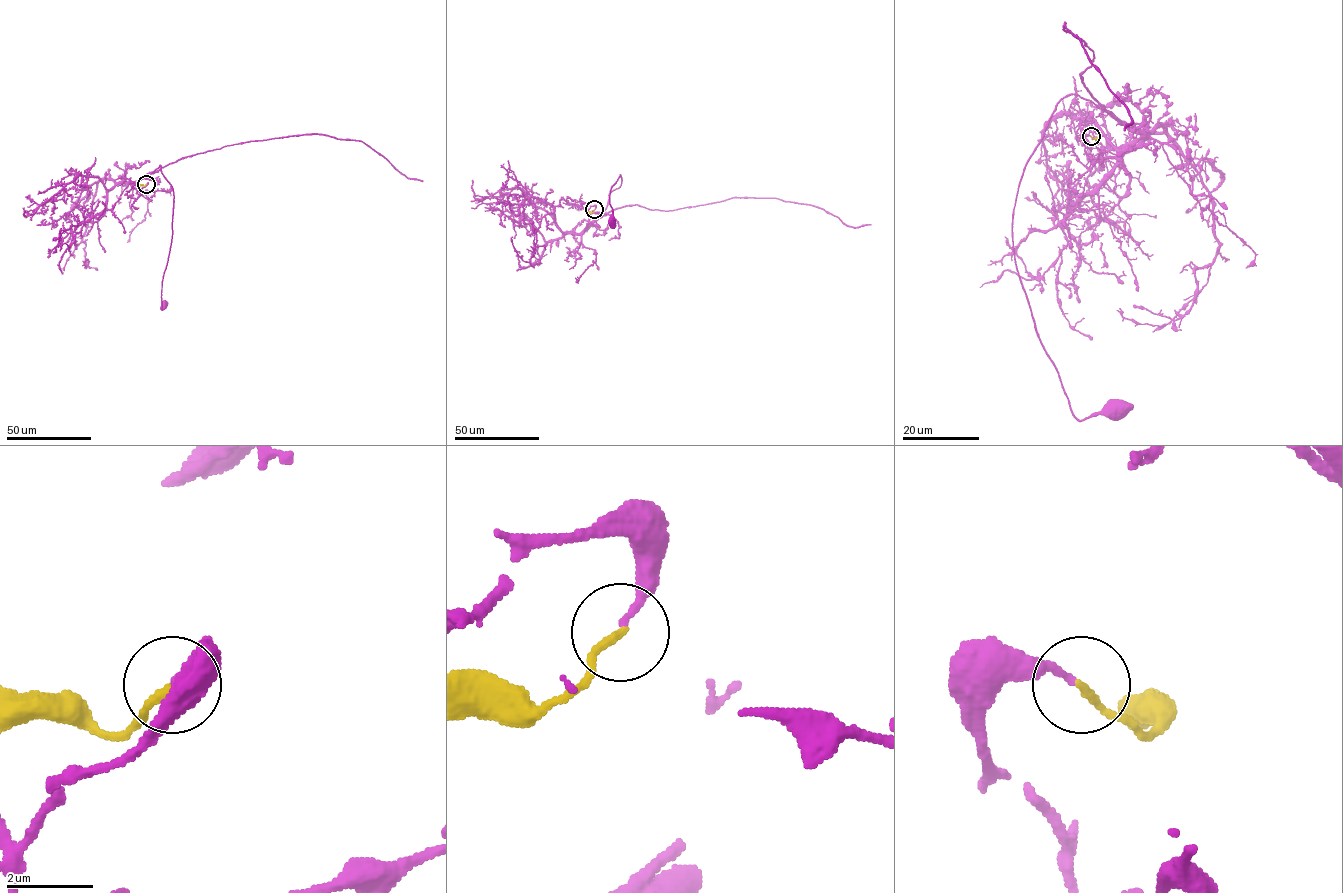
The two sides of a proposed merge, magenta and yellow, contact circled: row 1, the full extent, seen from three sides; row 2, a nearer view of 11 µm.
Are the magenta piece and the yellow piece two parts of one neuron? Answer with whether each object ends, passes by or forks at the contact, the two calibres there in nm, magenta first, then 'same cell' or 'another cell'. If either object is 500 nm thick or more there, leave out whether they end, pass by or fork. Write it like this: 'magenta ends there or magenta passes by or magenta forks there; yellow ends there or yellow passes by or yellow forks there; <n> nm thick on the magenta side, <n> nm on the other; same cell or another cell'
magenta ends there; yellow ends there; 160 nm thick on the magenta side, 180 nm on the other; another cell

